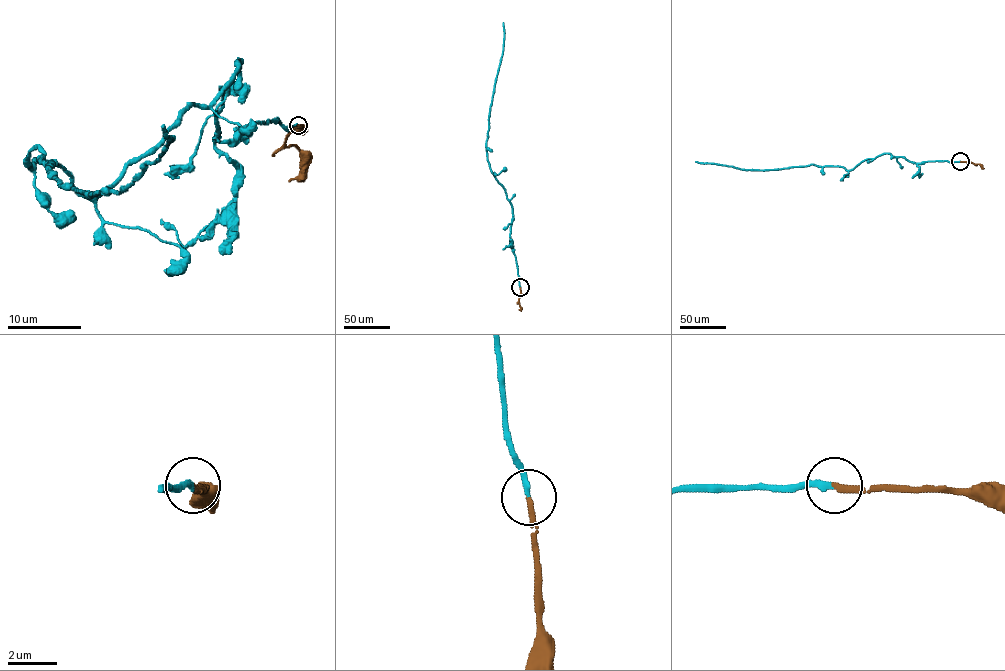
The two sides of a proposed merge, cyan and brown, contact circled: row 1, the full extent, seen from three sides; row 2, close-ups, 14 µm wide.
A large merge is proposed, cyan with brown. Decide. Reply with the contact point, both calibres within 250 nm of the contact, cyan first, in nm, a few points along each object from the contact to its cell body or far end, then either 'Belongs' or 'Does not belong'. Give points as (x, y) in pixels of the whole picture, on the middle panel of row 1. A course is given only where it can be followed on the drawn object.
Place: (520, 287). Thickness 240 nm (cyan) against 240 nm. Course of cyan: (520, 287), (510, 245), (512, 208), (491, 171), (486, 149), (503, 52), (503, 23). Course of brown: (520, 287), (521, 310). Belongs

